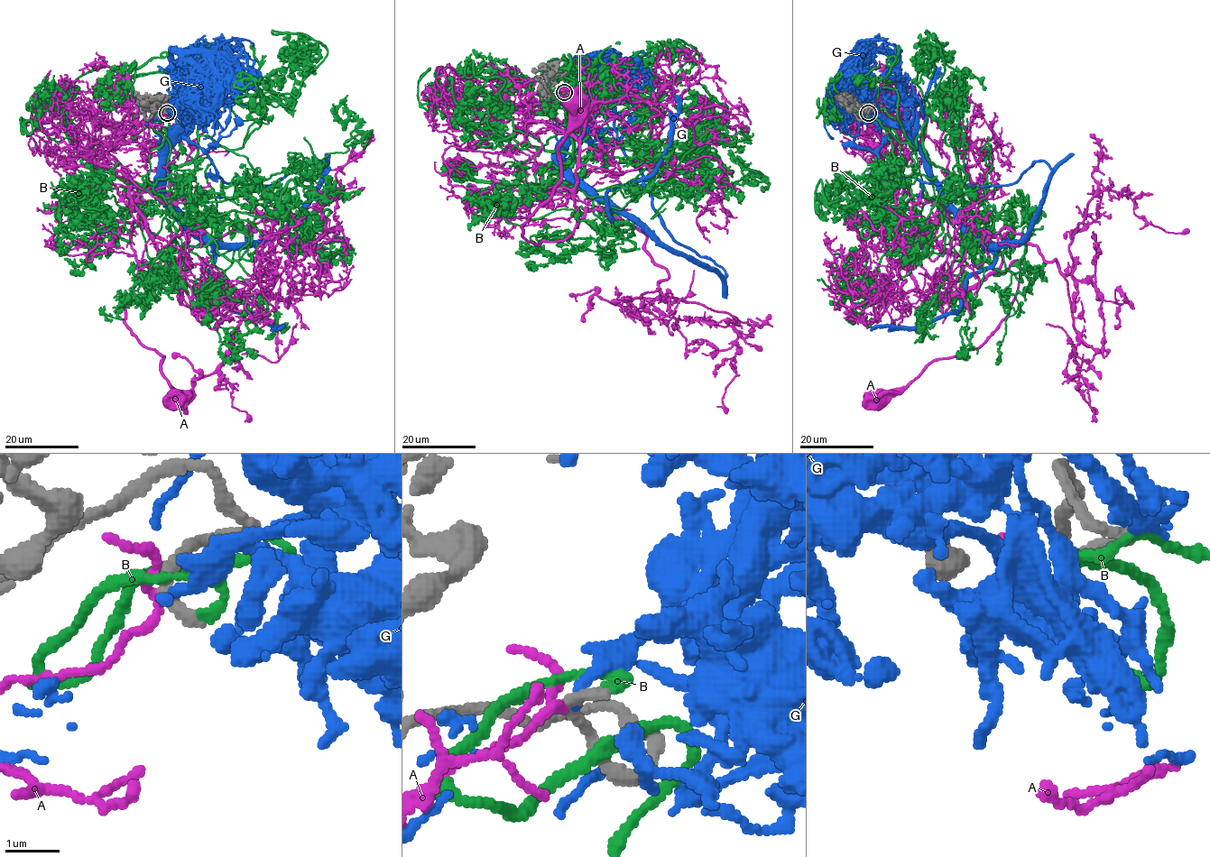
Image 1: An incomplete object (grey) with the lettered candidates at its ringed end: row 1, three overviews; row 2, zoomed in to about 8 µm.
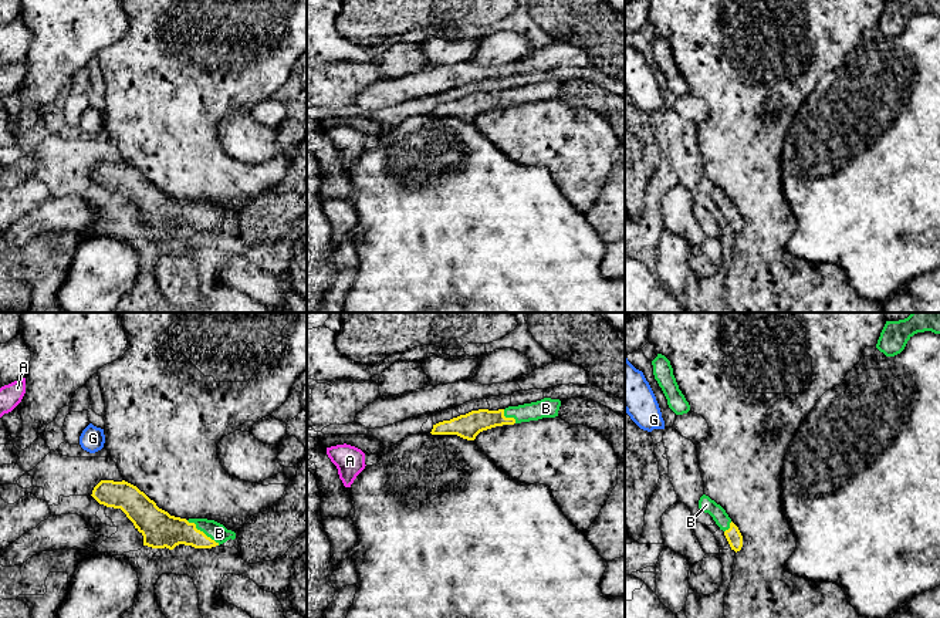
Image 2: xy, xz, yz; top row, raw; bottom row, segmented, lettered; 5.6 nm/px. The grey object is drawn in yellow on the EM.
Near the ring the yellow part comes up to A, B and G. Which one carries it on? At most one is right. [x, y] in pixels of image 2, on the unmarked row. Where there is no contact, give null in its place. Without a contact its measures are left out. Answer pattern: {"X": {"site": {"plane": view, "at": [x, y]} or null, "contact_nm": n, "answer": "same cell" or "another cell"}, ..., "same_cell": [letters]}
{"A": {"site": null, "answer": "another cell"}, "B": {"site": {"plane": "xy", "at": [202, 213]}, "contact_nm": 240, "answer": "same cell"}, "G": {"site": null, "answer": "another cell"}, "same_cell": ["B"]}

